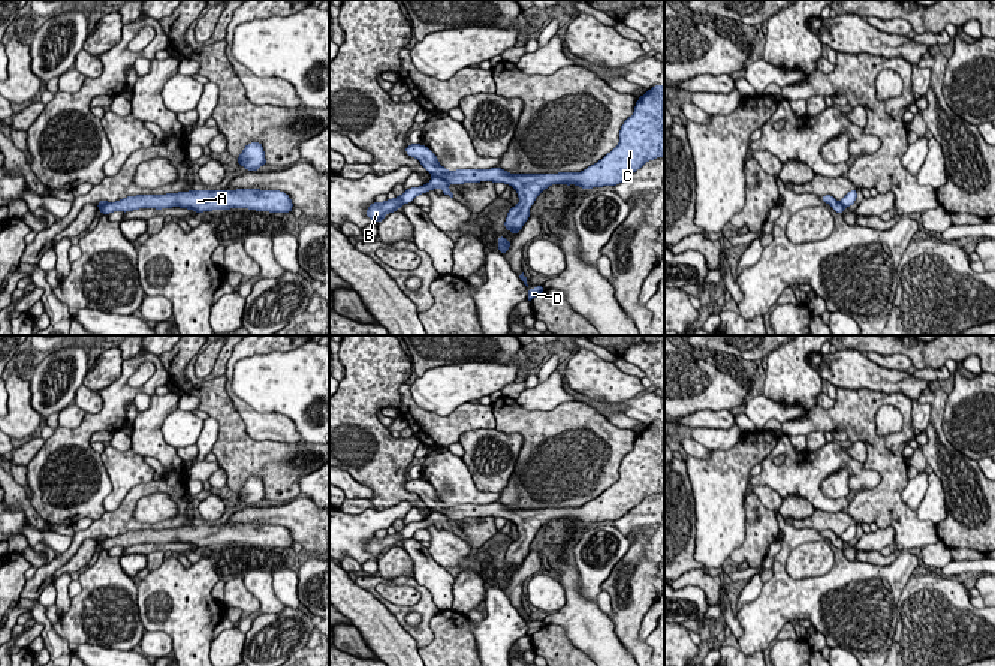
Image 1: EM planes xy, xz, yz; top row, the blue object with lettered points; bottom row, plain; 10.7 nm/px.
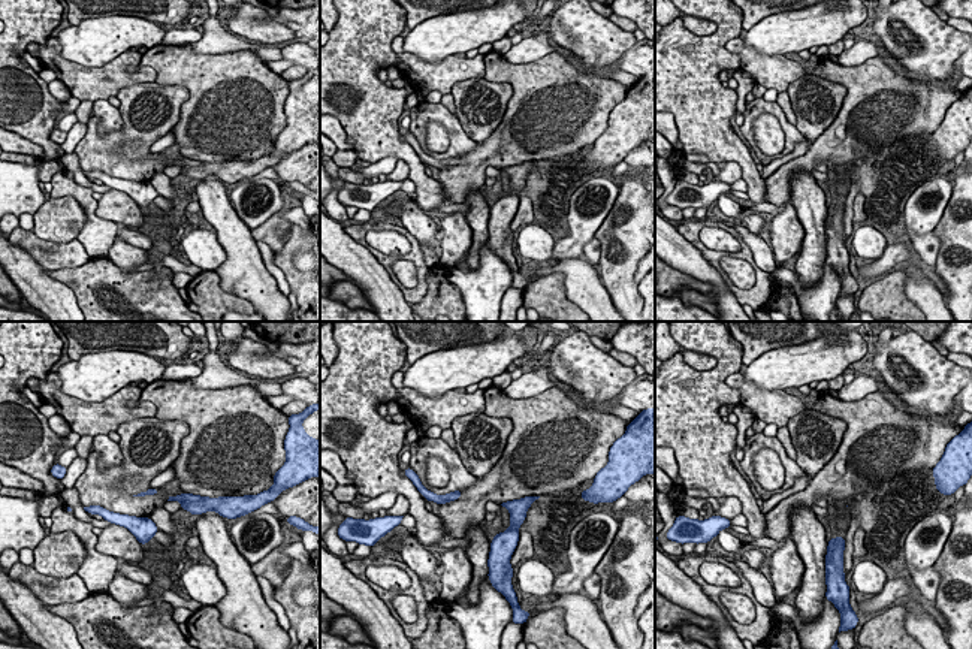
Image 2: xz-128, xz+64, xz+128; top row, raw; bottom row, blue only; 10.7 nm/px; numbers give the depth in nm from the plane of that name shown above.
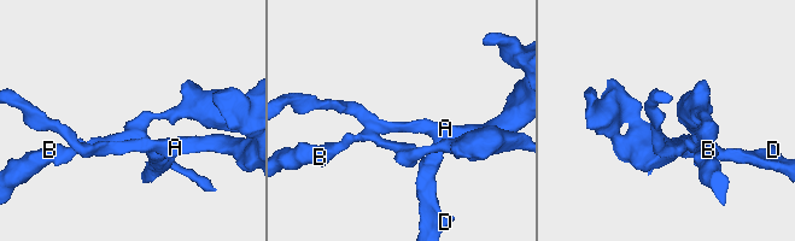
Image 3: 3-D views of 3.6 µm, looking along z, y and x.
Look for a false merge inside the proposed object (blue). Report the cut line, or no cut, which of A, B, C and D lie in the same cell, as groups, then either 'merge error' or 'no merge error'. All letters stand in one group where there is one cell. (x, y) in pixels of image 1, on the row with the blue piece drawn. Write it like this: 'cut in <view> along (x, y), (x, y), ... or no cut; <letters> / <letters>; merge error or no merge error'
cut in xz along (433, 175), (448, 181); A C D / B; merge error

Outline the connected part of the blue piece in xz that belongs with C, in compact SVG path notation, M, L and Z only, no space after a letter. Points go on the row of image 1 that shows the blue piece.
M654 85L637 99L633 115L619 129L619 144L581 172L509 174L503 168L447 171L422 144L407 145L405 154L417 159L432 177L440 177L450 184L492 181L512 186L518 192L519 204L509 210L504 229L518 235L531 216L530 208L536 198L549 186L575 184L584 190L613 187L646 162L664 157L664 87Z

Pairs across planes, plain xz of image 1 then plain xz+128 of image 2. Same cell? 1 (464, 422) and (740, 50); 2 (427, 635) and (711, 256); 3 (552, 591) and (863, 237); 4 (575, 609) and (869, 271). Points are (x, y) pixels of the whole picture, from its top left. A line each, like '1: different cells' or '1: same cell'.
1: same cell
2: same cell
3: same cell
4: different cells

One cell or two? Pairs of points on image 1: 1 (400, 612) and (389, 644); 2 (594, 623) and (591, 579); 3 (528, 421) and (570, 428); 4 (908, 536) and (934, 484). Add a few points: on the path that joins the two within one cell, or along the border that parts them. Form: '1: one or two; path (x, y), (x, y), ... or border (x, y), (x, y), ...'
1: two; border (371, 594), (413, 638), (416, 648)
2: two; border (576, 567), (581, 594), (594, 600)
3: one; path (539, 427), (560, 428)
4: two; border (914, 511), (920, 520), (929, 520), (935, 524)

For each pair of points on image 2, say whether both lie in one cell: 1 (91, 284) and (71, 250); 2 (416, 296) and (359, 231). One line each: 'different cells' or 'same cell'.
1: different cells
2: same cell

